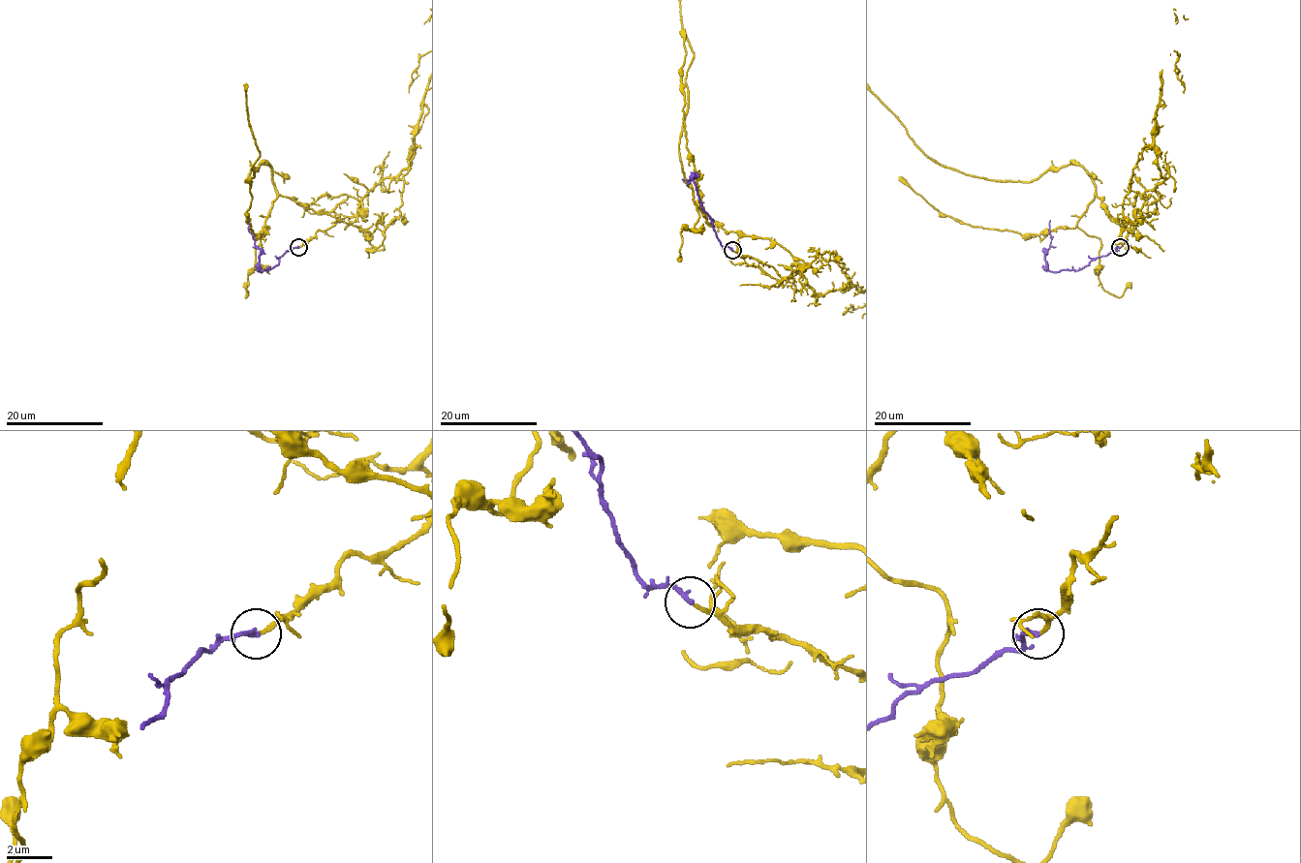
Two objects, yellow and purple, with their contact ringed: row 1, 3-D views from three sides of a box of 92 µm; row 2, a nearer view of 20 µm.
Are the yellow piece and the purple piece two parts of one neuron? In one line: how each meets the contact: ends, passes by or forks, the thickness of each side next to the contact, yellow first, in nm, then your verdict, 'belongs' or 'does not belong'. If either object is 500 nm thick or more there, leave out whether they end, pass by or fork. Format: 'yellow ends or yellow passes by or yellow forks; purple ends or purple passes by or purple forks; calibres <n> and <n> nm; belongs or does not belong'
yellow ends; purple ends; calibres 180 and 200 nm; belongs

